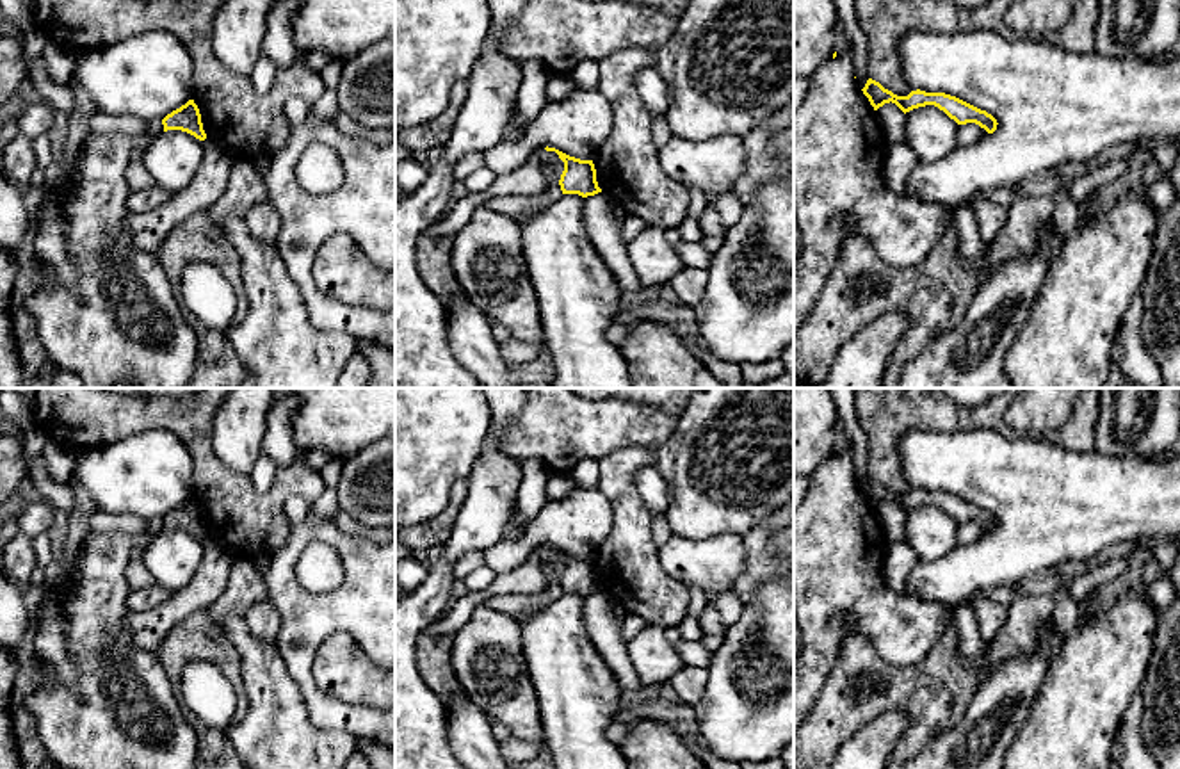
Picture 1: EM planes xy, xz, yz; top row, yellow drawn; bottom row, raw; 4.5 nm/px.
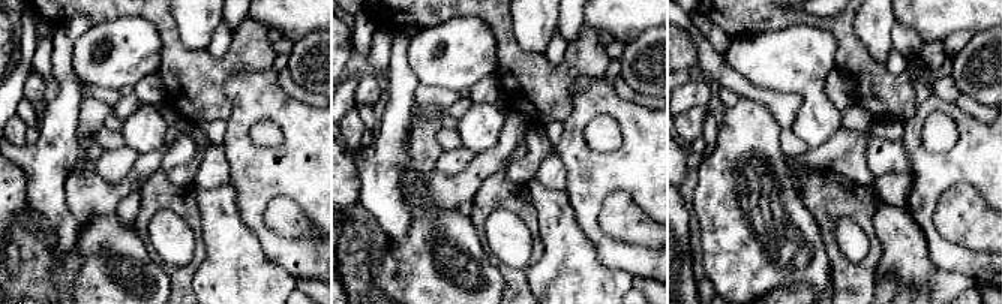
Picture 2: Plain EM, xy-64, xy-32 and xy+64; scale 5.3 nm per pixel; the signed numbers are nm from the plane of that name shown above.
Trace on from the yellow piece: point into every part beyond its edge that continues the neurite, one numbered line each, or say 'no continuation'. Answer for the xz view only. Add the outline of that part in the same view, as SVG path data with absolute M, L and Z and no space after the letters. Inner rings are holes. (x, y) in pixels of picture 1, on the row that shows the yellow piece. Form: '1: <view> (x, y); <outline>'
no continuation

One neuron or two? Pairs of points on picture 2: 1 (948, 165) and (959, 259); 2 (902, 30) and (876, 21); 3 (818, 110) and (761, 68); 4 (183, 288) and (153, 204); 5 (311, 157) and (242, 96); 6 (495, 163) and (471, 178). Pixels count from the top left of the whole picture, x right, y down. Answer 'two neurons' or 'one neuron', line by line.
1: one neuron
2: two neurons
3: one neuron
4: one neuron
5: one neuron
6: one neuron

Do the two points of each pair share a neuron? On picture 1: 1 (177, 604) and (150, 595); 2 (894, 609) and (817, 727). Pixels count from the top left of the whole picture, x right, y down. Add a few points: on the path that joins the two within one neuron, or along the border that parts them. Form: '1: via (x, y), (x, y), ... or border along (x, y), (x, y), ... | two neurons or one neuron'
1: border along (171, 593), (150, 609), (129, 613) | two neurons
2: border along (835, 657), (849, 634), (862, 634), (908, 664) | two neurons

